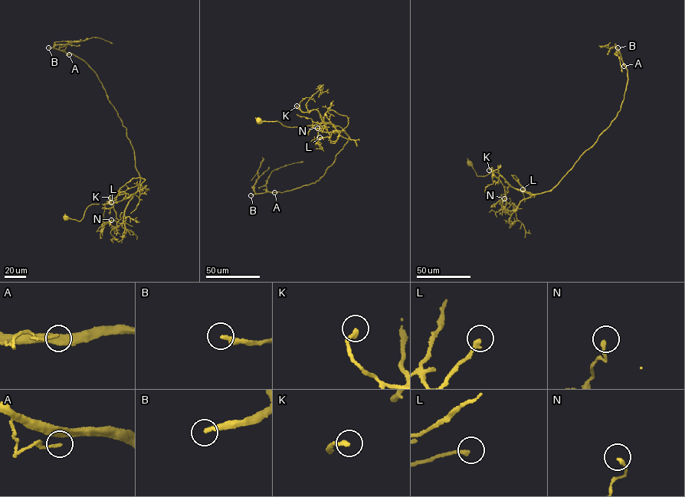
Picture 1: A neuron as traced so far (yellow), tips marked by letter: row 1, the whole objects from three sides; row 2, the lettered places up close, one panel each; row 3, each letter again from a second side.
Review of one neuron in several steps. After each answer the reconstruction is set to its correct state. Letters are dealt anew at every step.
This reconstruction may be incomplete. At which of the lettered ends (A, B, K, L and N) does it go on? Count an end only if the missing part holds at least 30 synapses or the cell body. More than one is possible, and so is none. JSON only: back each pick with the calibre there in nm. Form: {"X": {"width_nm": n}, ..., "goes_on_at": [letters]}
{"B": {"width_nm": 280}, "goes_on_at": ["B"]}

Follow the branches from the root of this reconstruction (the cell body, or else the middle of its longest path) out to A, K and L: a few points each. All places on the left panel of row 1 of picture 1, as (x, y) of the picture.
A: (66, 218), (81, 220), (91, 204), (112, 204), (136, 193), (140, 178), (126, 129), (96, 73), (69, 54)
K: (66, 218), (81, 220), (91, 204), (130, 197), (124, 200), (125, 194), (118, 194), (110, 201), (110, 197)
L: (66, 218), (81, 220), (91, 204), (112, 204), (149, 188), (136, 185), (107, 202), (111, 202)

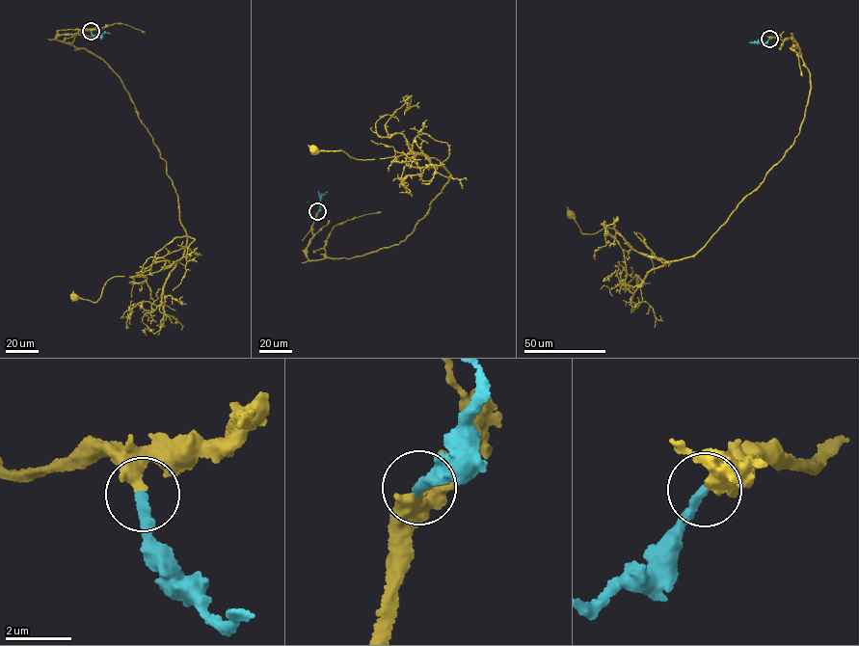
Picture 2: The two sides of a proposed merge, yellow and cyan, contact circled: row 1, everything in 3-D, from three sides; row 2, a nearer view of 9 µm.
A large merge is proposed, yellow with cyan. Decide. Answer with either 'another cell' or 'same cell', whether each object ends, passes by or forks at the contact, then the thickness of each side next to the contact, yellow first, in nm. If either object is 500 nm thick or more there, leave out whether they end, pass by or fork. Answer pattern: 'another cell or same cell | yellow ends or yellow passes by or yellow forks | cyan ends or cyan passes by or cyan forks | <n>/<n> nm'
same cell | yellow ends | cyan ends | 400/300 nm

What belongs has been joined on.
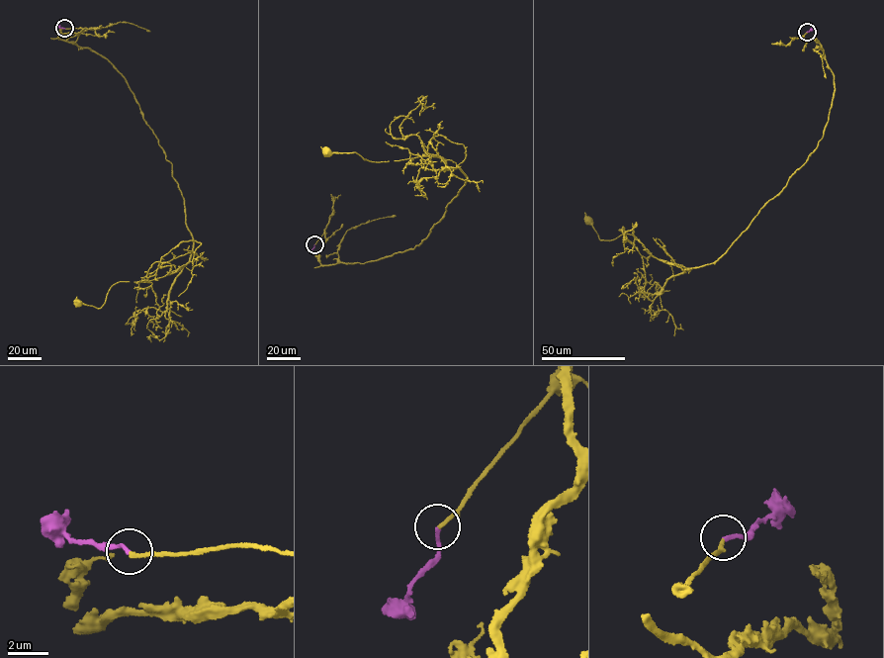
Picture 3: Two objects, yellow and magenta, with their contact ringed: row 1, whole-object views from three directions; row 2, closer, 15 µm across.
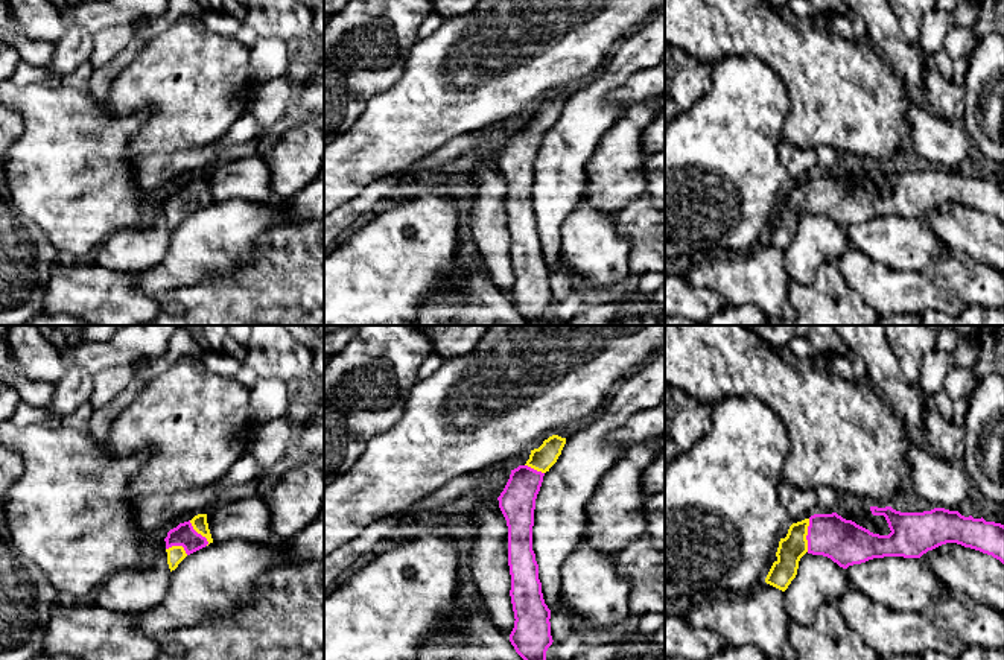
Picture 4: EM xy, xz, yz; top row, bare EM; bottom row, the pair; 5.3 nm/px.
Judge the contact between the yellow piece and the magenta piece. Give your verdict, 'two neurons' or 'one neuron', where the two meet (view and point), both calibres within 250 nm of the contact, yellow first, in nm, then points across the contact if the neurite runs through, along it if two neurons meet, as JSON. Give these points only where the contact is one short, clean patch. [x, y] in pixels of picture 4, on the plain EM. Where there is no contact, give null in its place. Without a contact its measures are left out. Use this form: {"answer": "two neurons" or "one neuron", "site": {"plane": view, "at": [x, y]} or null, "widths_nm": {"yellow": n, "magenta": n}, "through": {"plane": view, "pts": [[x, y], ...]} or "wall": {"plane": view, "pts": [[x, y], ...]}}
{"answer": "one neuron", "site": {"plane": "yz", "at": [807, 193]}, "widths_nm": {"yellow": 140, "magenta": 240}, "through": {"plane": "yz", "pts": [[791, 207], [807, 193], [829, 193], [846, 203]]}}

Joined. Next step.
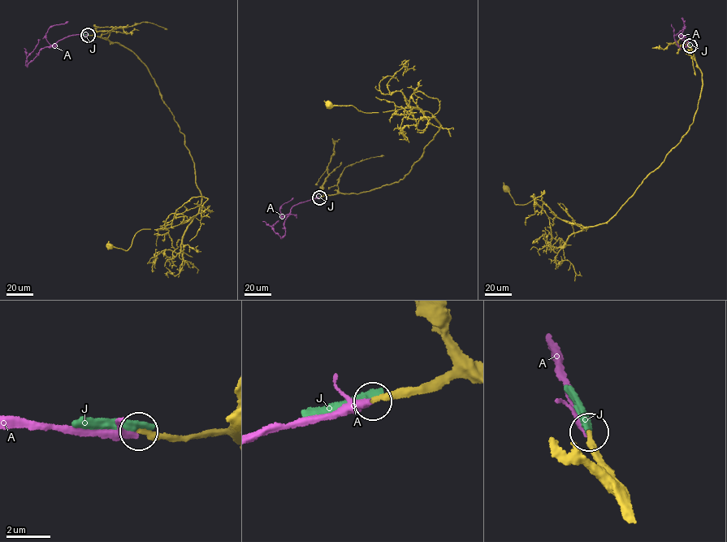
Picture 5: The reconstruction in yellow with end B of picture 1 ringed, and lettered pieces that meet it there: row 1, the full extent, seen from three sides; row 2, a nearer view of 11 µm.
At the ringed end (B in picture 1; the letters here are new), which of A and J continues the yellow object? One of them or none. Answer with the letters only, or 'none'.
A

